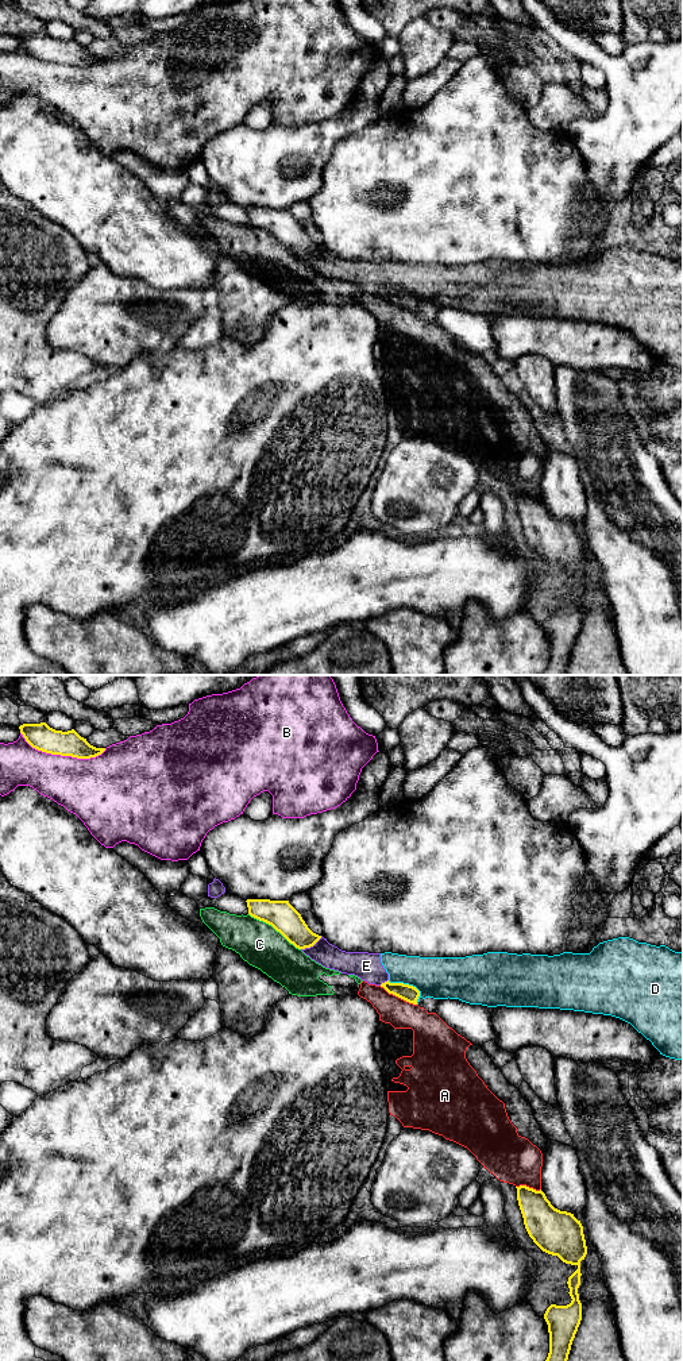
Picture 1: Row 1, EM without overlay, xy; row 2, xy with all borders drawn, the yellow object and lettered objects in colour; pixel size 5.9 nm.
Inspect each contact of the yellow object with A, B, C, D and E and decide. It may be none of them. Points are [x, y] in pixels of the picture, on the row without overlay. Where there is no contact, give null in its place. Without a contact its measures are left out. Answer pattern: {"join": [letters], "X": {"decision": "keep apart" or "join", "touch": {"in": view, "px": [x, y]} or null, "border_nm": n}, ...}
{"join": [], "A": {"decision": "keep apart", "touch": {"in": "xy", "px": [398, 305]}, "border_nm": 260}, "B": {"decision": "keep apart", "touch": {"in": "xy", "px": [62, 64]}, "border_nm": 500}, "C": {"decision": "keep apart", "touch": {"in": "xy", "px": [274, 236]}, "border_nm": 380}, "D": {"decision": "keep apart", "touch": {"in": "xy", "px": [408, 293]}, "border_nm": 240}, "E": {"decision": "keep apart", "touch": {"in": "xy", "px": [311, 254]}, "border_nm": 150}}

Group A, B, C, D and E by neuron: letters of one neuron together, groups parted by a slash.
A C / B / D E

